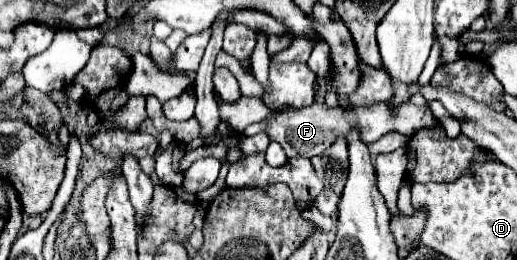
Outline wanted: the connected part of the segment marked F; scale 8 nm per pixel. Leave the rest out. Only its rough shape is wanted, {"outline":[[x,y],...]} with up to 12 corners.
{"outline":[[323,96],[277,114],[265,132],[287,158],[313,158],[347,134],[343,108]]}

